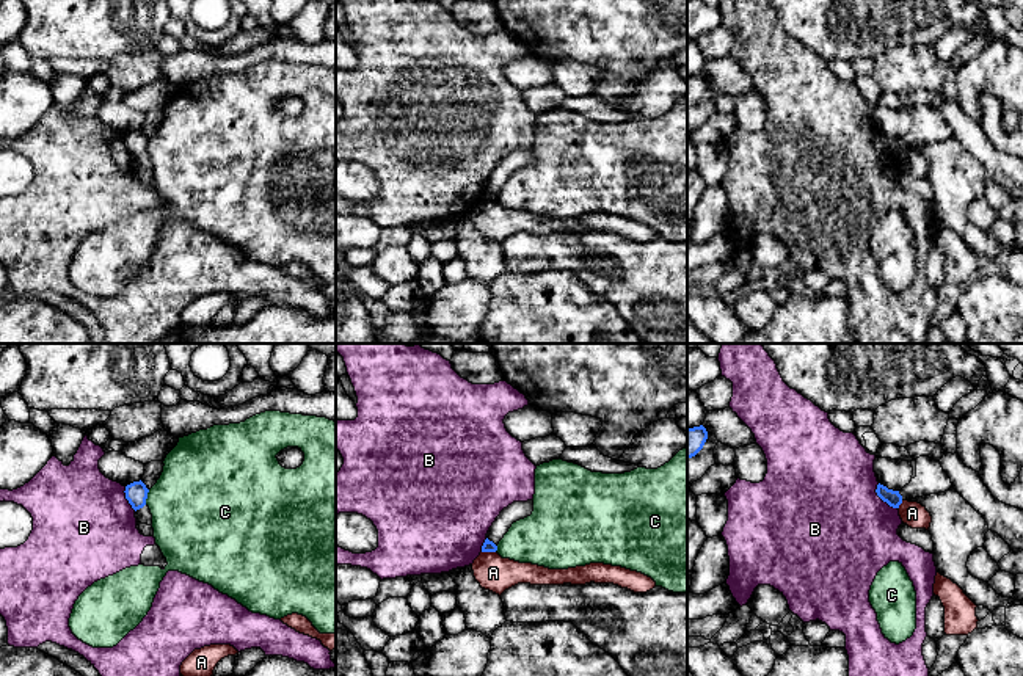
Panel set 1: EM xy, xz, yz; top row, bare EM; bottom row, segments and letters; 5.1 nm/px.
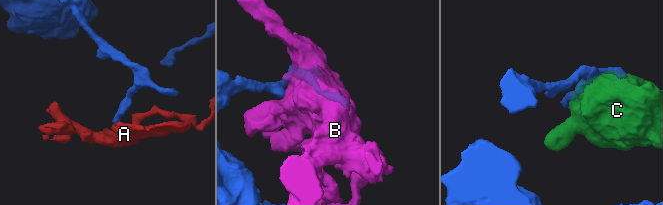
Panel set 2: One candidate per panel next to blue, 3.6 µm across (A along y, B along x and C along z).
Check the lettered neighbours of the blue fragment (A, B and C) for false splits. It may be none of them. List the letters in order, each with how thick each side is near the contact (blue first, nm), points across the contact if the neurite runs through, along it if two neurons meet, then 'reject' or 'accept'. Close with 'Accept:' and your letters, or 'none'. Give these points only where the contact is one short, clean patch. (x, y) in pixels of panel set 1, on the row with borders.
A: 60/180 nm | along xz (482, 551), (495, 552) | reject
B: 80/500 nm | reject
C: 110/440 nm | reject
Accept: none

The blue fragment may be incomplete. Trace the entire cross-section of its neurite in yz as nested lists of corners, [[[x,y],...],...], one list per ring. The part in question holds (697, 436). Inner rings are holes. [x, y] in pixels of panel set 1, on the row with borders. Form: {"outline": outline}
{"outline": [[[703,425],[687,428],[687,460],[695,456],[704,445],[708,431]]]}

